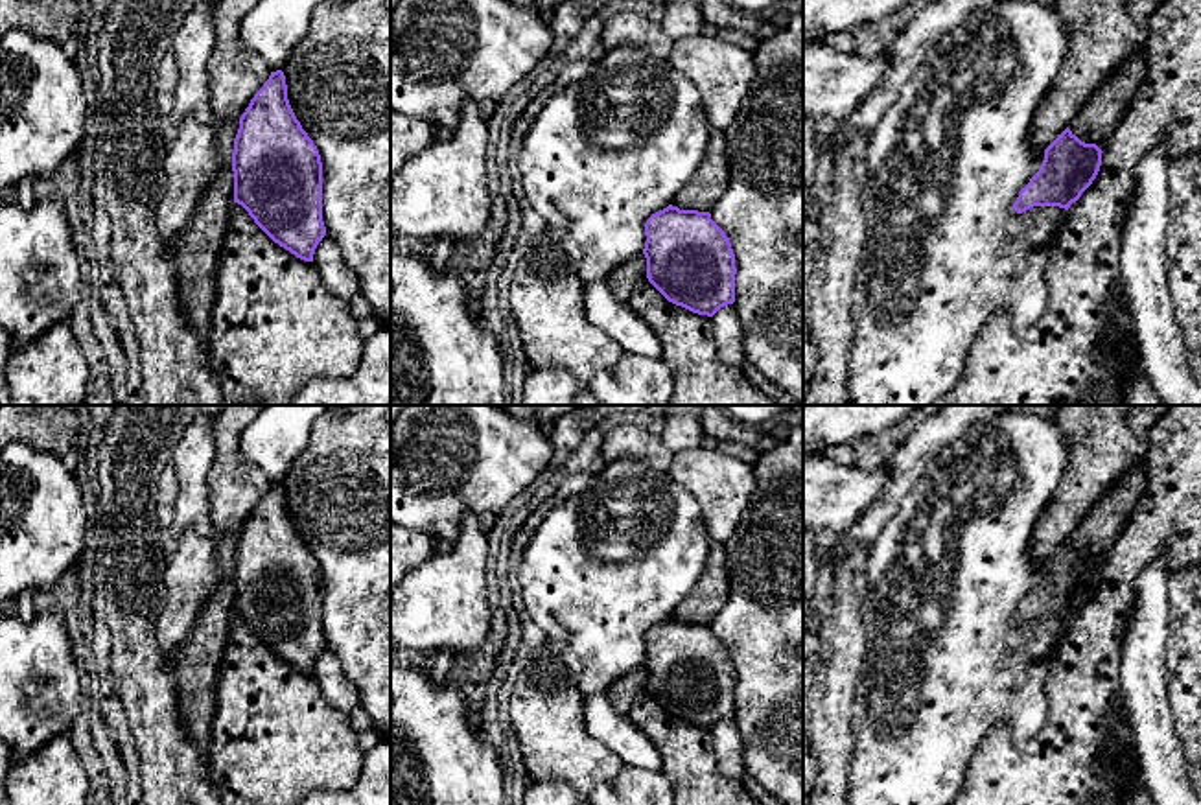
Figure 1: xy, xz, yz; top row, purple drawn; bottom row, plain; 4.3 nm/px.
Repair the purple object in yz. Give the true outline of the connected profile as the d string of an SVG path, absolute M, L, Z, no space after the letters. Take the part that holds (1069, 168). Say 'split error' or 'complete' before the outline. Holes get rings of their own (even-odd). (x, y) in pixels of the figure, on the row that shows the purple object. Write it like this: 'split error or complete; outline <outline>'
complete; outline M1068 127L1044 149L1039 171L1019 192L1013 210L1033 206L1068 210L1092 184L1102 166L1102 149L1081 142Z

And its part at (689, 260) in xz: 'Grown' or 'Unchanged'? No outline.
Unchanged

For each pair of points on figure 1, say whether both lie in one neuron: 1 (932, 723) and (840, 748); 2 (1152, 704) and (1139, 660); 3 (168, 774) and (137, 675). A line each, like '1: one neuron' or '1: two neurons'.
1: two neurons
2: one neuron
3: one neuron

